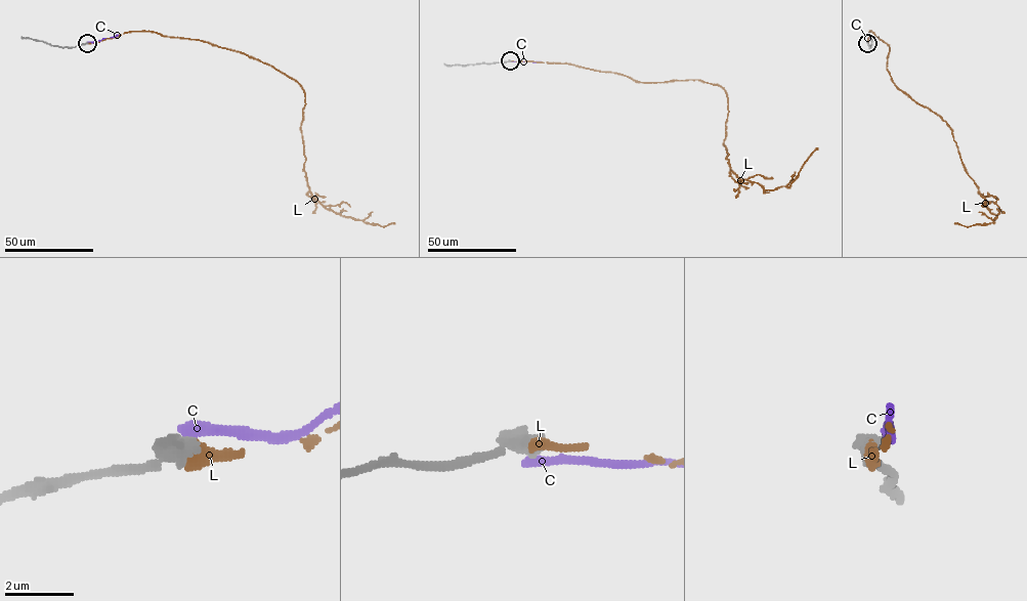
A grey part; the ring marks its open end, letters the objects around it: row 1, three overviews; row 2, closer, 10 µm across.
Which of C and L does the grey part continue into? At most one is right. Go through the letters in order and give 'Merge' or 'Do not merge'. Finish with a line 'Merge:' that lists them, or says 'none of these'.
C: Do not merge
L: Merge
Merge: L

